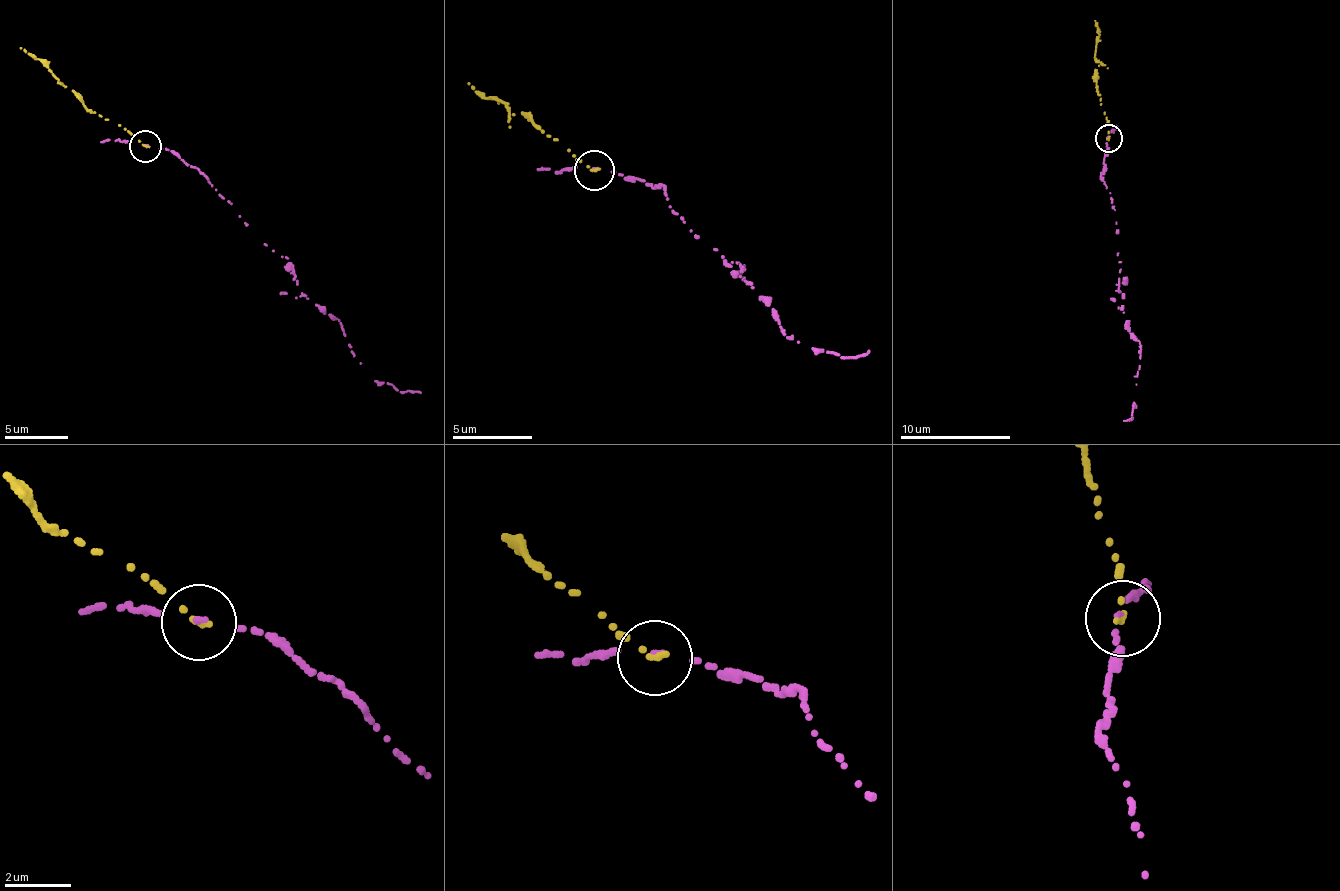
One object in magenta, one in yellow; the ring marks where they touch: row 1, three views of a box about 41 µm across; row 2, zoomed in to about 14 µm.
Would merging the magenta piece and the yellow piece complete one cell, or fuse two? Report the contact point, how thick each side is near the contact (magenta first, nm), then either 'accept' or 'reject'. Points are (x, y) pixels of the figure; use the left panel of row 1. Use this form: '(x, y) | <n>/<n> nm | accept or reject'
(145, 146) | 130/160 nm | reject

